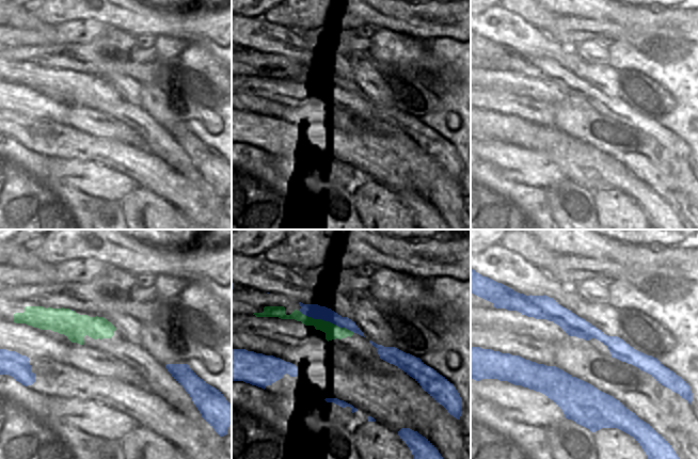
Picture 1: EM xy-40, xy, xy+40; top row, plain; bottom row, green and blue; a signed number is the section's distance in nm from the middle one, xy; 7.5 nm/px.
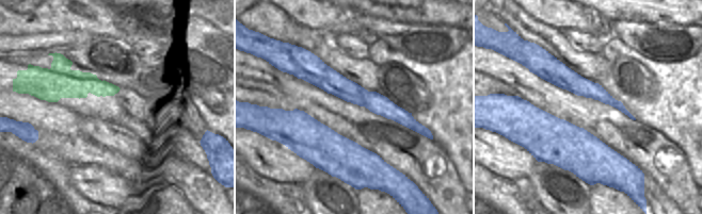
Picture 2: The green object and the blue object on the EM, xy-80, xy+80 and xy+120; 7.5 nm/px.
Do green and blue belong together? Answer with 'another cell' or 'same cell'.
another cell

